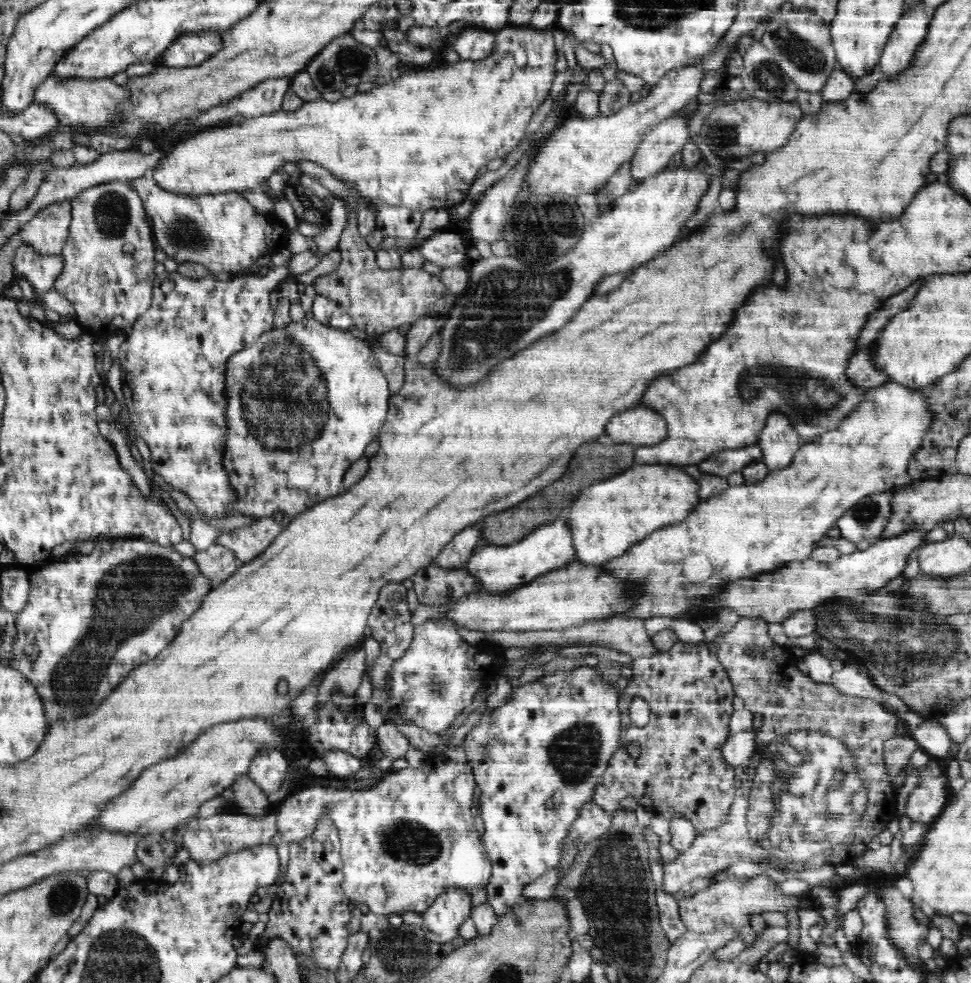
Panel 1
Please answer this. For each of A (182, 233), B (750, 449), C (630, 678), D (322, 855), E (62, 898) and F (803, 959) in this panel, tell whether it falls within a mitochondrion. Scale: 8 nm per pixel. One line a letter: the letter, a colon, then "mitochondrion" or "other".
A: mitochondrion
B: other
C: other
D: other
E: mitochondrion
F: other

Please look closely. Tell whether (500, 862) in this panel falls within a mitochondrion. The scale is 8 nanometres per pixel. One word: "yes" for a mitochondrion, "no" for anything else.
no

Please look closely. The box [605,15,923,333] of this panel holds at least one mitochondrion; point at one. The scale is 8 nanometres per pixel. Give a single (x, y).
(806, 57)

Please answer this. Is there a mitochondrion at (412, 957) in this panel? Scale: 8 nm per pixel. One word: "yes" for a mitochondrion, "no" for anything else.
yes

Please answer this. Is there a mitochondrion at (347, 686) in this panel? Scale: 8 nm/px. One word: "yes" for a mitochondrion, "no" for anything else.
no

